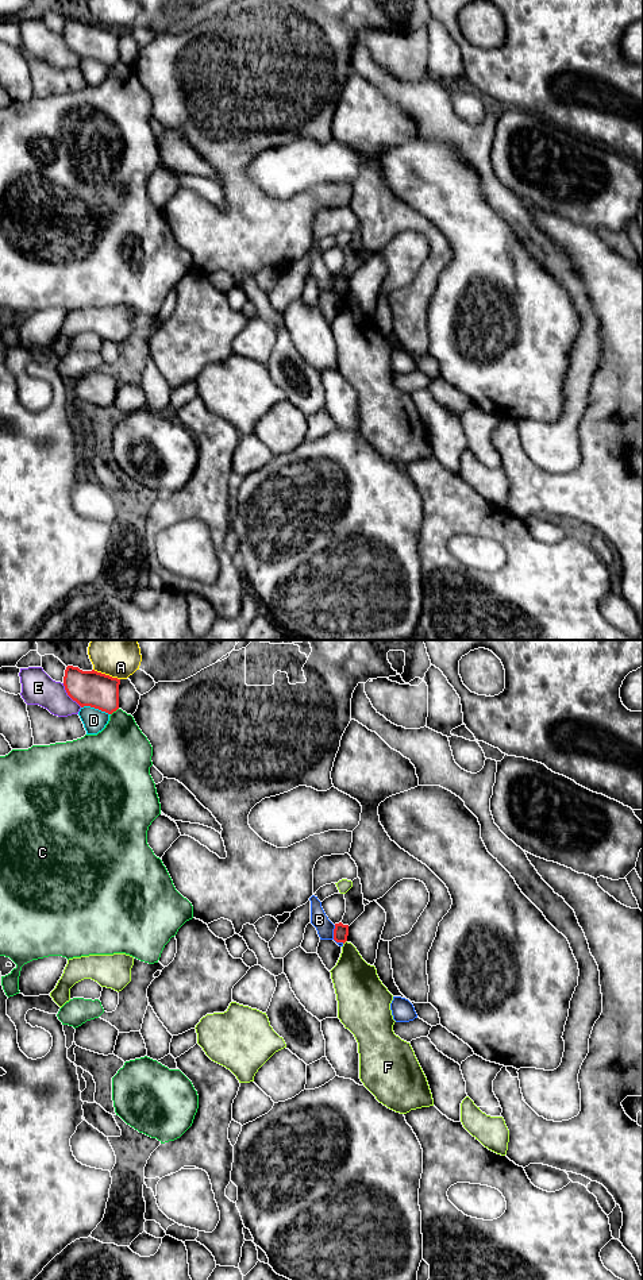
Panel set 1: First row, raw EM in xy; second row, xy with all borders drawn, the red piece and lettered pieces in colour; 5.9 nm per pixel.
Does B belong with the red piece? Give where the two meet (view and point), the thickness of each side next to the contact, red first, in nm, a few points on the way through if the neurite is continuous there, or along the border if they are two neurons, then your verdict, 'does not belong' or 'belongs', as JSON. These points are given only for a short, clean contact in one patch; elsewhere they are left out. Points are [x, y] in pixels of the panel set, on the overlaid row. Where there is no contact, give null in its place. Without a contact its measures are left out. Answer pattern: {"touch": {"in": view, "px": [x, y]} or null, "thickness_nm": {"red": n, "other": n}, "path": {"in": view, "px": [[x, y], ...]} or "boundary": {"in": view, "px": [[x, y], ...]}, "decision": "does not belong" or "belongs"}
{"touch": {"in": "xy", "px": [334, 937]}, "thickness_nm": {"red": 90, "other": 100}, "boundary": {"in": "xy", "px": [[334, 925], [334, 939], [343, 943]]}, "decision": "does not belong"}

